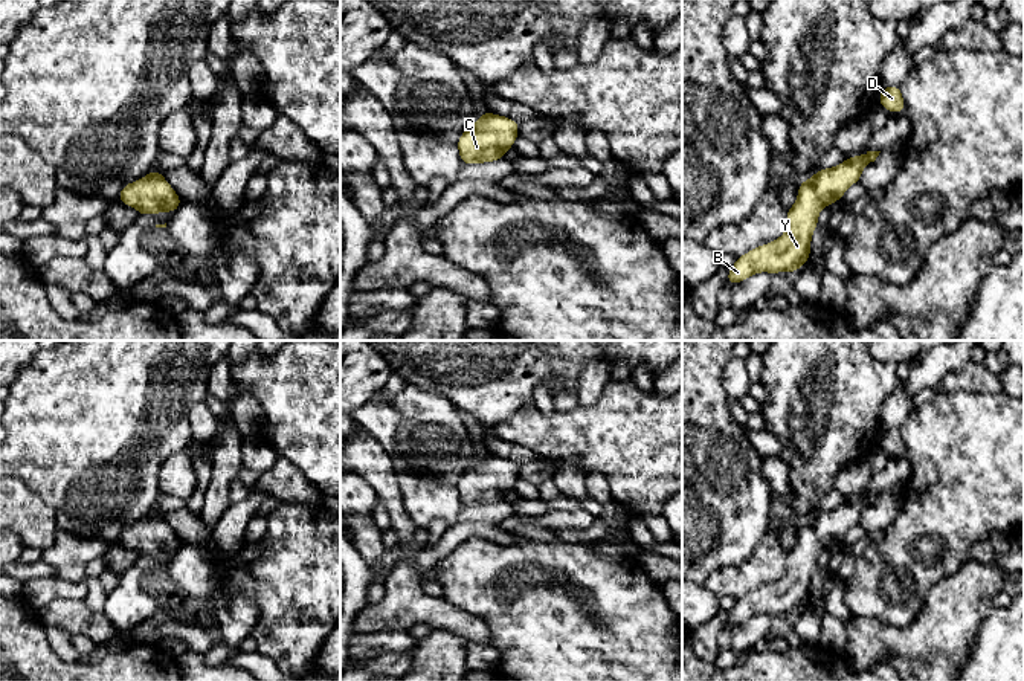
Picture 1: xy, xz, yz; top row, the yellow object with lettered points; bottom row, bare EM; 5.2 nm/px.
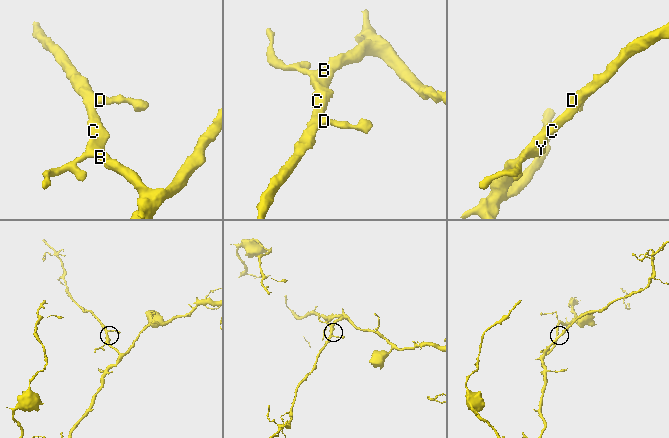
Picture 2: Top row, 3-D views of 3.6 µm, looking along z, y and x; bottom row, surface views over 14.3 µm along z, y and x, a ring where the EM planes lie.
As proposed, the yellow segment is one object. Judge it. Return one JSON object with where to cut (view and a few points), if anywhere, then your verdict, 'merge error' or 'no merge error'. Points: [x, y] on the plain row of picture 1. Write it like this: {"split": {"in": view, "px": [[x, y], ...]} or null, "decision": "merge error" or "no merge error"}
{"split": null, "decision": "no merge error"}

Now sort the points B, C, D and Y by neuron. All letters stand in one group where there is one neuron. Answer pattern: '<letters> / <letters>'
B C D Y

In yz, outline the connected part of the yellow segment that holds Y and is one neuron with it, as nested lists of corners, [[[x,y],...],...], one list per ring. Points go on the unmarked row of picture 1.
[[[881,493],[847,499],[833,510],[818,512],[809,522],[800,524],[797,544],[787,551],[786,574],[736,600],[726,625],[736,628],[754,615],[794,615],[810,600],[812,576],[818,570],[818,556],[824,548],[842,542],[850,527],[859,525],[862,510],[876,502]]]

